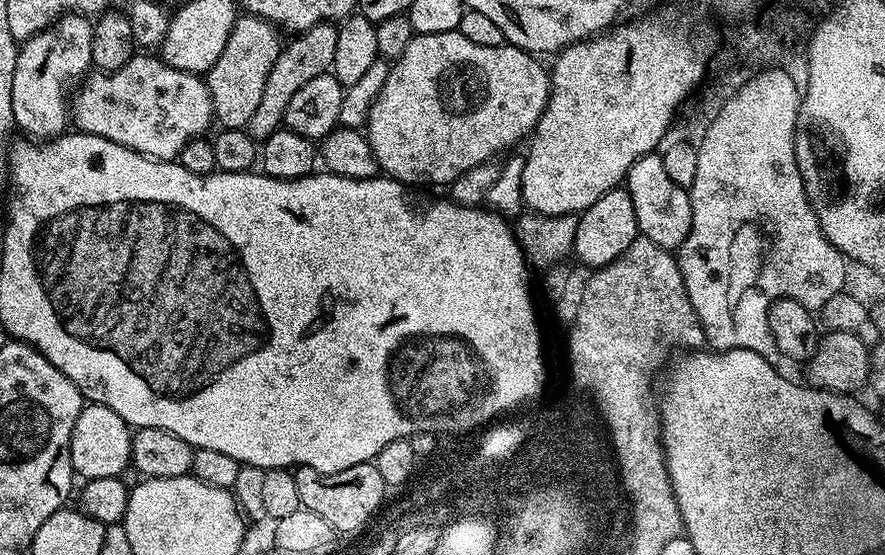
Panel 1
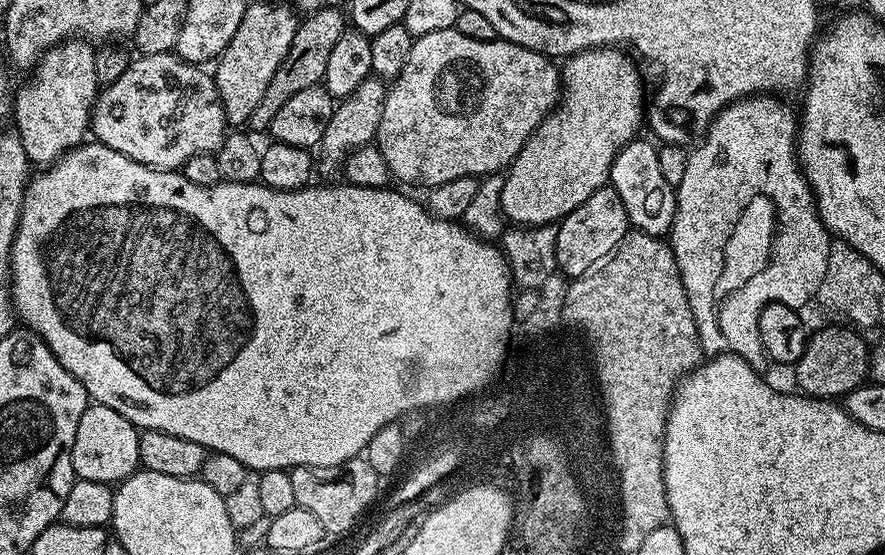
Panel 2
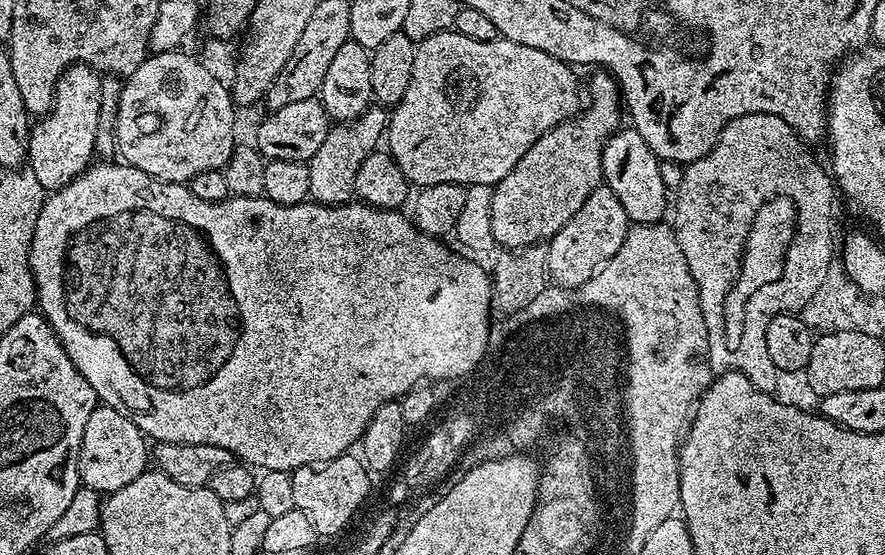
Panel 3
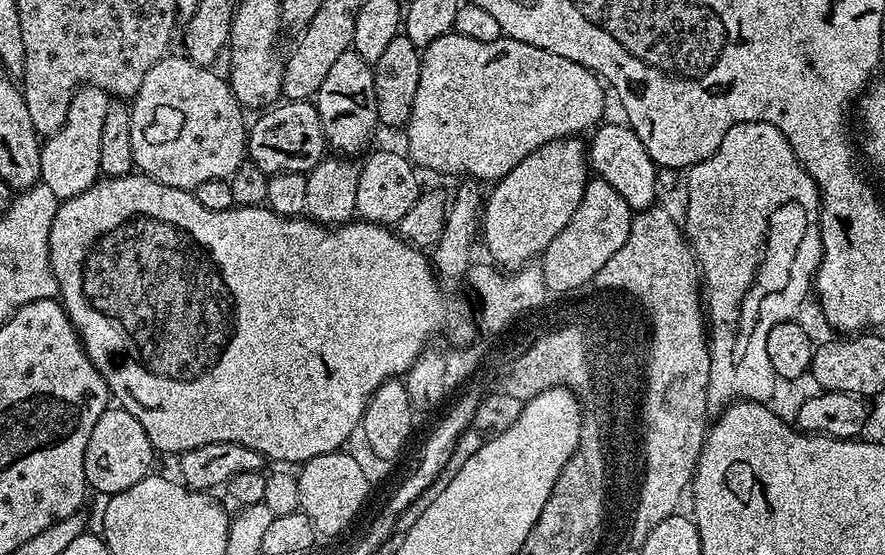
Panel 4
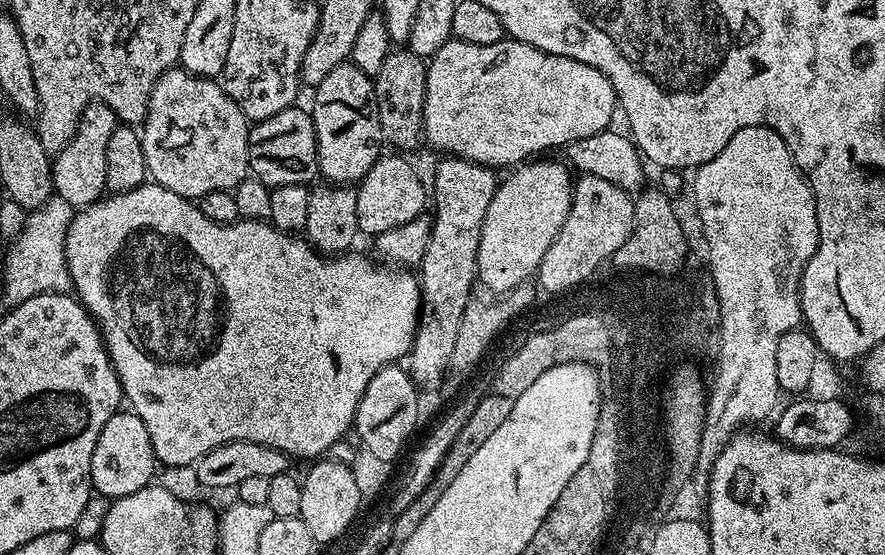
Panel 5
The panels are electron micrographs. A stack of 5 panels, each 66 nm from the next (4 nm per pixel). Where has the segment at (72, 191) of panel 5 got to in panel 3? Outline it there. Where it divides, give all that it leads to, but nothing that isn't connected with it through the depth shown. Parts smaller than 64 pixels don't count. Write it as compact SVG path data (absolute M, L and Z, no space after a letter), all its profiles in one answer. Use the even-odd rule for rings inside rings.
M89 64L70 65L58 78L51 112L31 125L26 164L46 190L64 188L80 176L97 155L98 118L102 106L100 77L101 73Z

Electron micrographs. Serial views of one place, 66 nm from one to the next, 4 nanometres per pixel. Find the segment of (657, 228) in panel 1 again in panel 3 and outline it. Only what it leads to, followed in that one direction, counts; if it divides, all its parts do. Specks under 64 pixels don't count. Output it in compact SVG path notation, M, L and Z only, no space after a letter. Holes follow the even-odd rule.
M631 126L621 127L604 143L604 148L600 151L600 171L603 183L610 190L614 190L614 194L618 194L618 202L622 202L622 210L626 210L628 219L632 224L658 224L665 219L664 207L667 204L669 207L670 200L669 197L668 200L664 197L666 189L660 173L660 161L656 159L650 146L646 146L642 134L638 134L635 128Z

